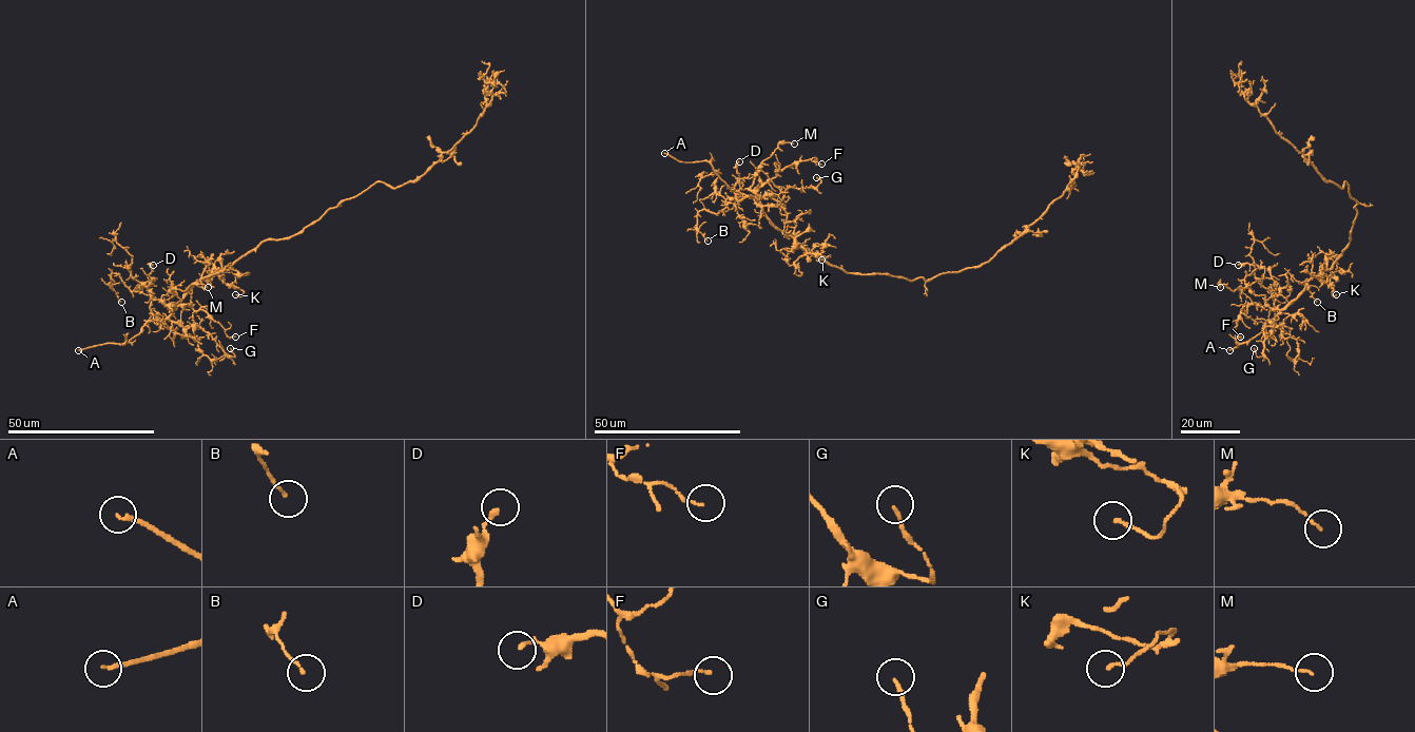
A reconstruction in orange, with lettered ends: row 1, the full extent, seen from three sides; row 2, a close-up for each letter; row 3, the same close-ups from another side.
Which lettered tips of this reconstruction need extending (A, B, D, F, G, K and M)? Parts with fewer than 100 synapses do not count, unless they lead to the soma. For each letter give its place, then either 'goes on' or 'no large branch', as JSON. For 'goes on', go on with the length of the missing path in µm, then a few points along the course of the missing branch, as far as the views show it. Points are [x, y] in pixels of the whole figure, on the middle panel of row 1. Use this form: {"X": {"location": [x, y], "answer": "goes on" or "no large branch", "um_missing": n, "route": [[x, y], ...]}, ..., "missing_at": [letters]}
{"A": {"location": [664, 153], "answer": "goes on", "um_missing": 5}, "B": {"location": [708, 241], "answer": "no large branch"}, "D": {"location": [739, 161], "answer": "no large branch"}, "F": {"location": [821, 164], "answer": "no large branch"}, "G": {"location": [816, 177], "answer": "no large branch"}, "K": {"location": [821, 259], "answer": "no large branch"}, "M": {"location": [794, 143], "answer": "no large branch"}, "missing_at": ["A"]}

